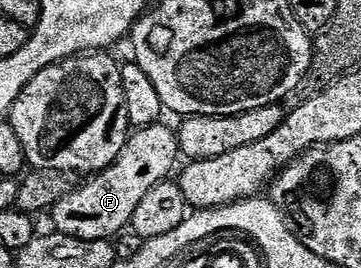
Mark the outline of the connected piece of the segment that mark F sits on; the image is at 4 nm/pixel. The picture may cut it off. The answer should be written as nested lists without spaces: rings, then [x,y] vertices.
[[[166,124],[135,129],[127,137],[126,147],[120,156],[109,168],[87,177],[77,190],[54,206],[53,229],[80,240],[113,239],[130,226],[140,200],[144,200],[144,196],[156,188],[156,184],[167,181],[175,173],[179,162],[178,136],[173,129],[169,130]]]

